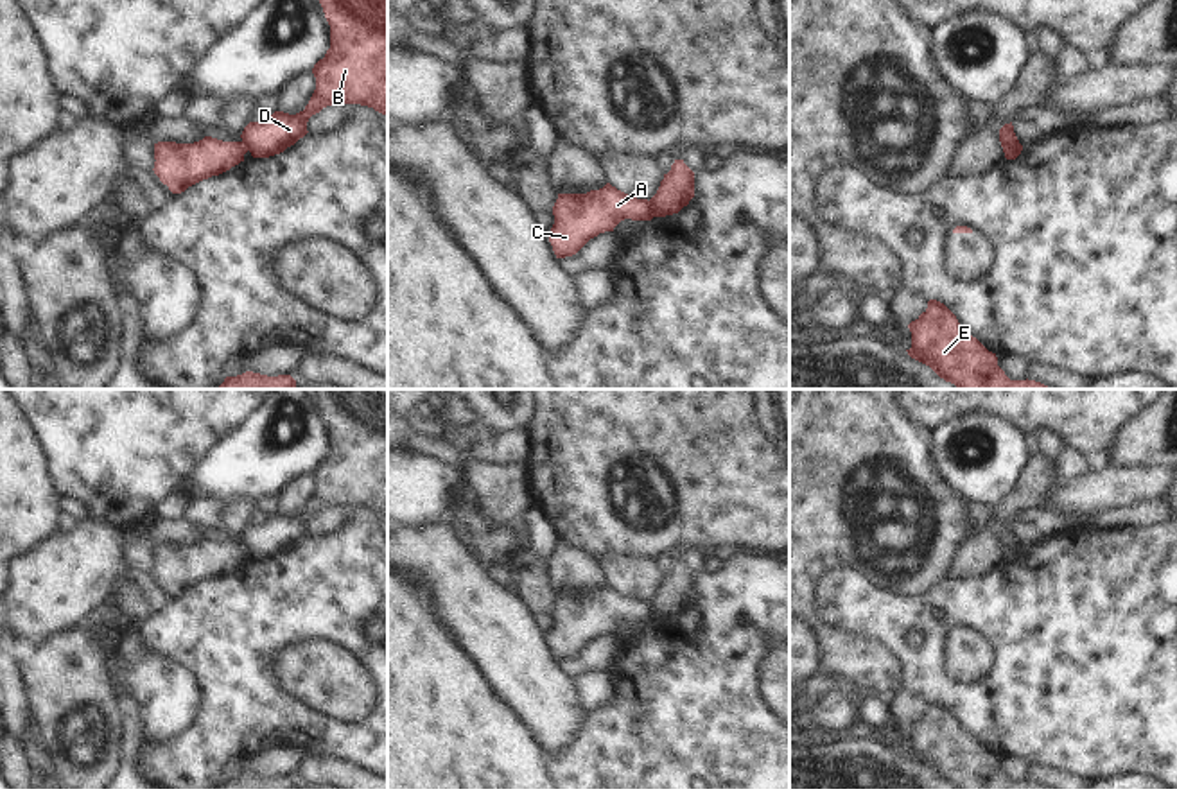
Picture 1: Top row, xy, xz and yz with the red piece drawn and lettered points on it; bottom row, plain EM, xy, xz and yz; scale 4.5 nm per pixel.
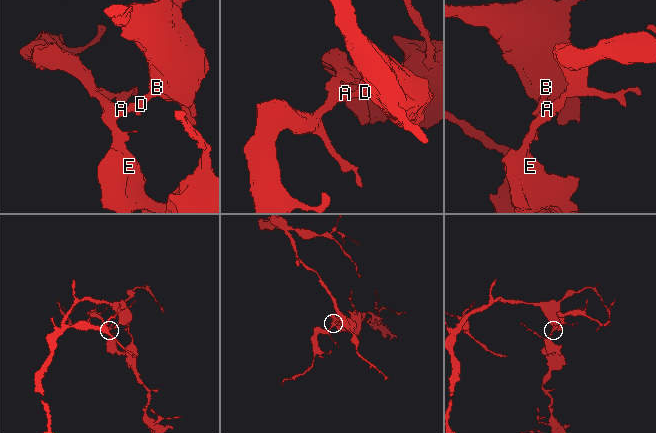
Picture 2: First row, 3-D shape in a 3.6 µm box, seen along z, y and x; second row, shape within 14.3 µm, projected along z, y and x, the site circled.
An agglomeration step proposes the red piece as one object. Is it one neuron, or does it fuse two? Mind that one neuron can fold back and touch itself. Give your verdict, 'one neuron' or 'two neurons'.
two neurons

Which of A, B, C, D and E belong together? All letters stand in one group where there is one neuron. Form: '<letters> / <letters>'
A C E / B D

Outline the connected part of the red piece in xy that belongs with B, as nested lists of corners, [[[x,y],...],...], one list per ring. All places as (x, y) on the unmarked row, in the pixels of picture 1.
[[[312,389],[330,427],[330,450],[312,475],[316,491],[303,513],[275,513],[264,524],[249,524],[240,540],[253,559],[283,554],[303,540],[307,524],[327,507],[361,506],[388,516],[388,389]]]

